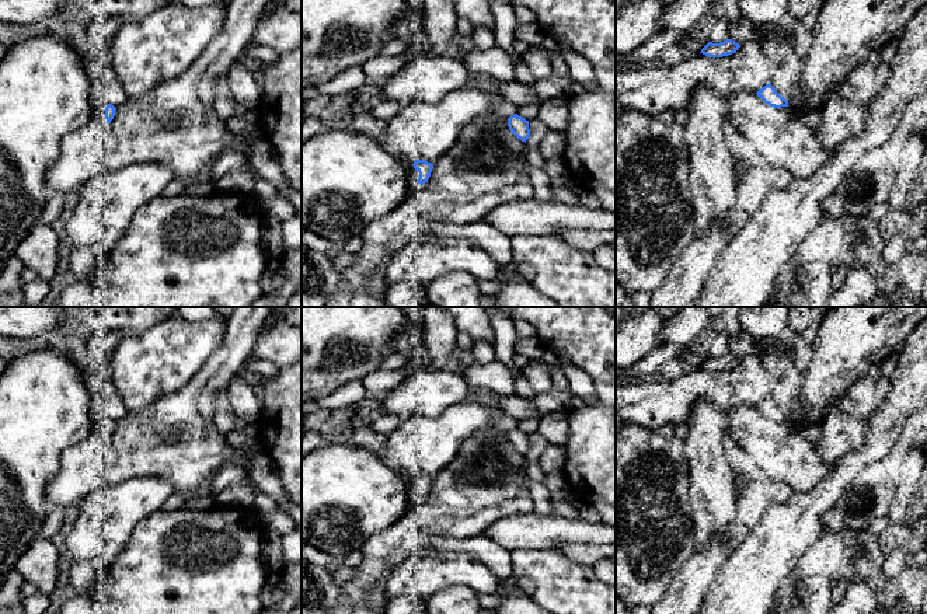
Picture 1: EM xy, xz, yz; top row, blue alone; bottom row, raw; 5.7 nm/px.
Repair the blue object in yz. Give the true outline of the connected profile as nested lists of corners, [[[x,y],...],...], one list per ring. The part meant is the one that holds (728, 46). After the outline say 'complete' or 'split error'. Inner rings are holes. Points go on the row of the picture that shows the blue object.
[[[726,39],[719,43],[708,42],[700,53],[708,56],[708,57],[722,57],[735,53],[740,48],[739,43],[736,43],[732,39]]]; complete

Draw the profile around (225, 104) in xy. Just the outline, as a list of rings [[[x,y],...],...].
[[[227,73],[217,79],[215,91],[215,111],[217,116],[223,121],[234,116],[237,102],[230,90]]]

